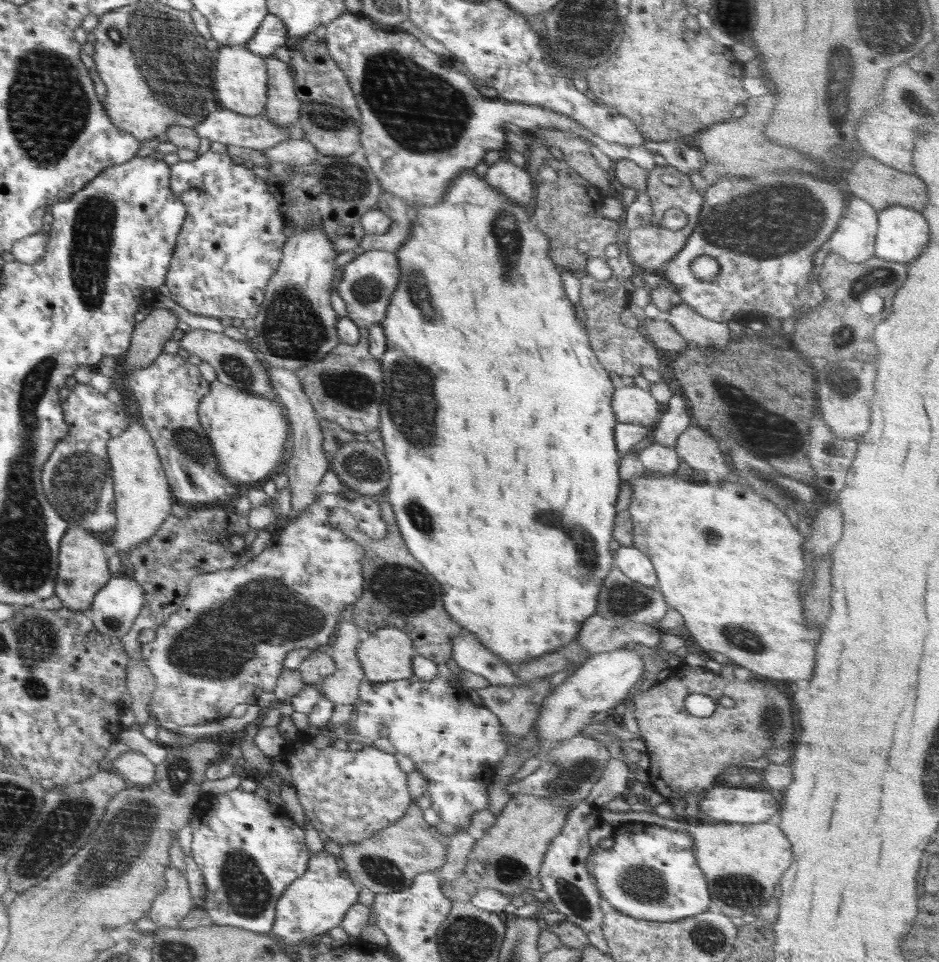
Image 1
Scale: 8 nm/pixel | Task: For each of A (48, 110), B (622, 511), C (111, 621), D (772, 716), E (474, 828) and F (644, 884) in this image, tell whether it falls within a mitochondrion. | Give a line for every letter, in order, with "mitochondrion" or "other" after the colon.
A: mitochondrion
B: other
C: mitochondrion
D: mitochondrion
E: other
F: mitochondrion

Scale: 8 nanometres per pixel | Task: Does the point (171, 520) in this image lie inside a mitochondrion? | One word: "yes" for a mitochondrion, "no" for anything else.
no

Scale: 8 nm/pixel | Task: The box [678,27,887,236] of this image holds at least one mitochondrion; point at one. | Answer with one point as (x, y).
(838, 96)

